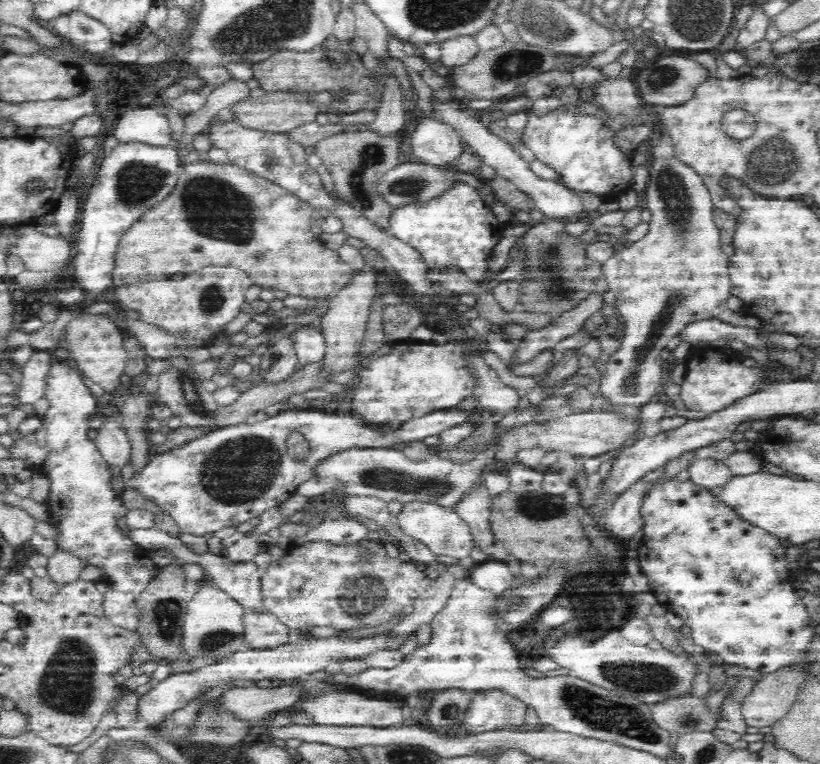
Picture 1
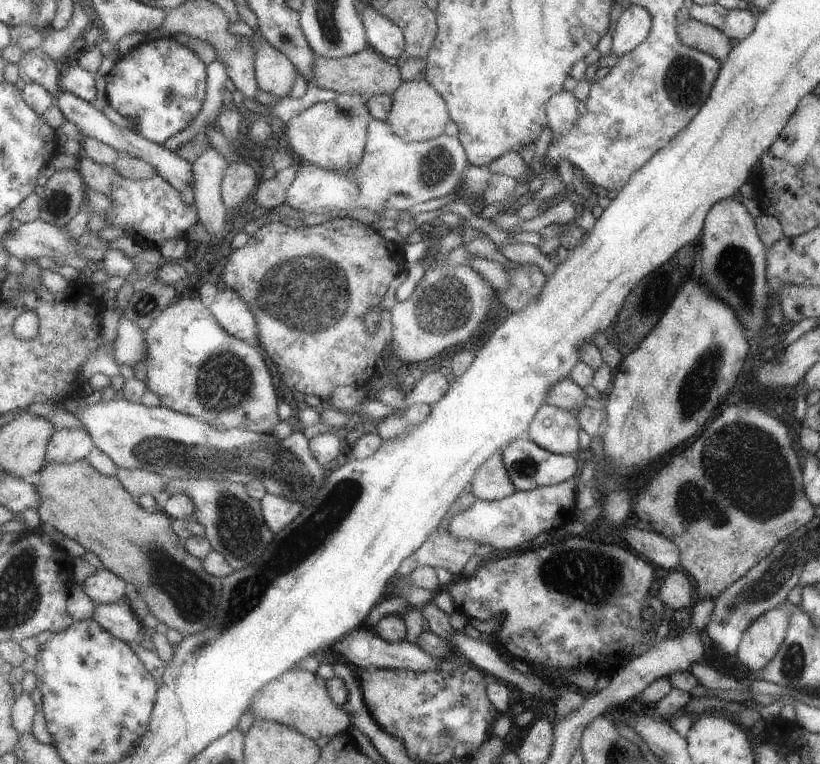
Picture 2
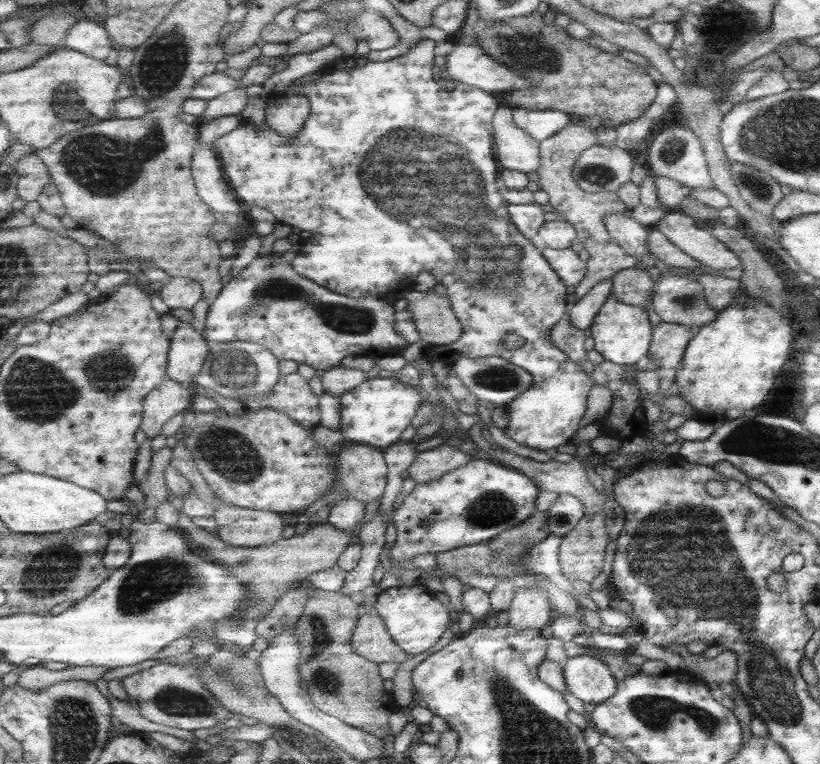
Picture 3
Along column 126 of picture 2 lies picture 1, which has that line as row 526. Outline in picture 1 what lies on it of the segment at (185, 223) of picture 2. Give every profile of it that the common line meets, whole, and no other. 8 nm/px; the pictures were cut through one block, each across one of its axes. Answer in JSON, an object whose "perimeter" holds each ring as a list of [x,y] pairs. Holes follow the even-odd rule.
{"perimeter":[[[285,407],[278,414],[248,424],[242,422],[234,426],[220,427],[218,430],[210,431],[201,437],[187,442],[184,446],[174,447],[163,454],[150,456],[148,462],[139,470],[134,471],[132,478],[127,482],[127,489],[137,494],[138,497],[150,500],[154,505],[159,506],[174,519],[175,526],[180,532],[194,536],[205,536],[208,533],[215,533],[223,528],[237,527],[250,519],[260,517],[268,509],[278,507],[286,502],[295,493],[297,486],[310,478],[311,470],[322,459],[334,454],[336,451],[353,449],[359,447],[374,448],[396,448],[404,446],[416,440],[423,441],[428,436],[436,436],[447,428],[461,425],[472,420],[466,410],[458,407],[442,411],[432,412],[428,416],[412,418],[408,422],[394,430],[394,432],[378,432],[362,422],[362,418],[356,414],[337,414],[335,412],[310,412],[310,409],[290,410]],[[292,432],[298,432],[306,438],[310,451],[306,458],[296,460],[288,454],[286,440]]]}

